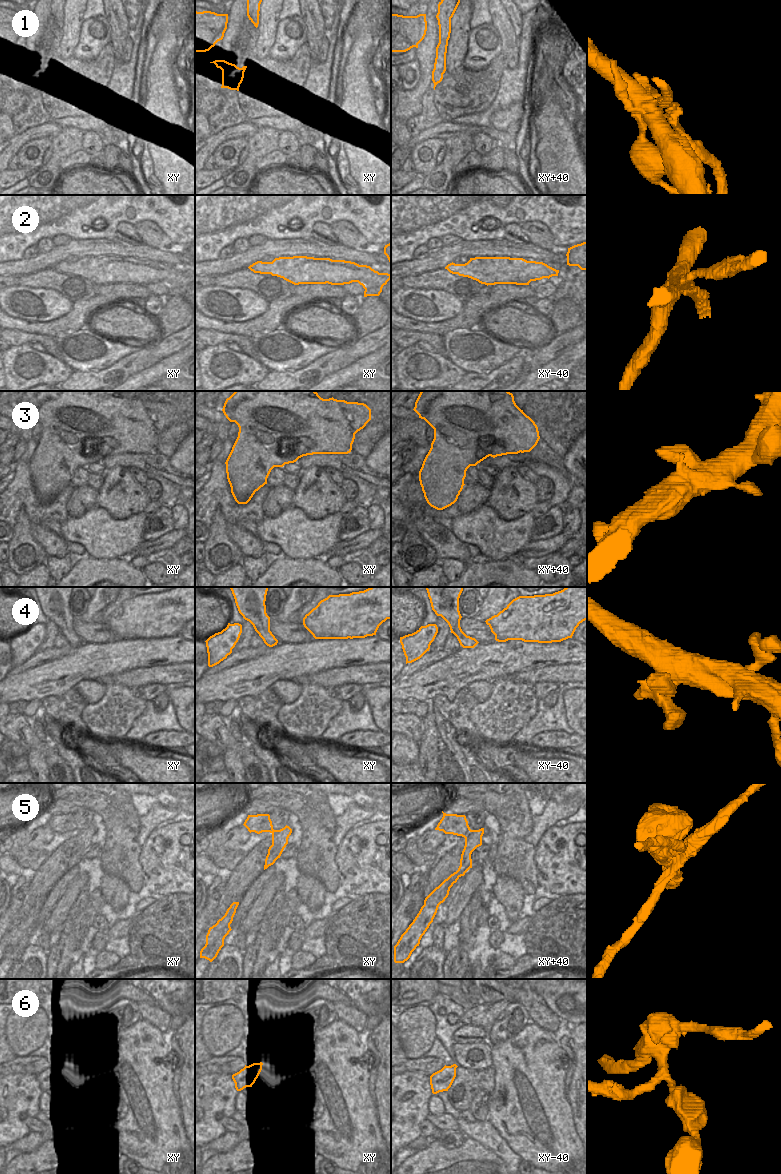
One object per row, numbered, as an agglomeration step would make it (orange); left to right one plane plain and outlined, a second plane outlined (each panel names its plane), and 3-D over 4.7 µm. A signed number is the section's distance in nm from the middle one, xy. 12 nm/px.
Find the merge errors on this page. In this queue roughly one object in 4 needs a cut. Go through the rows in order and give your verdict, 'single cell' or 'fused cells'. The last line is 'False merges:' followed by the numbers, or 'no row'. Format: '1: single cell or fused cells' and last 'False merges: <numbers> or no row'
1: single cell
2: fused cells
3: single cell
4: single cell
5: fused cells
6: single cell
False merges: 2, 5

